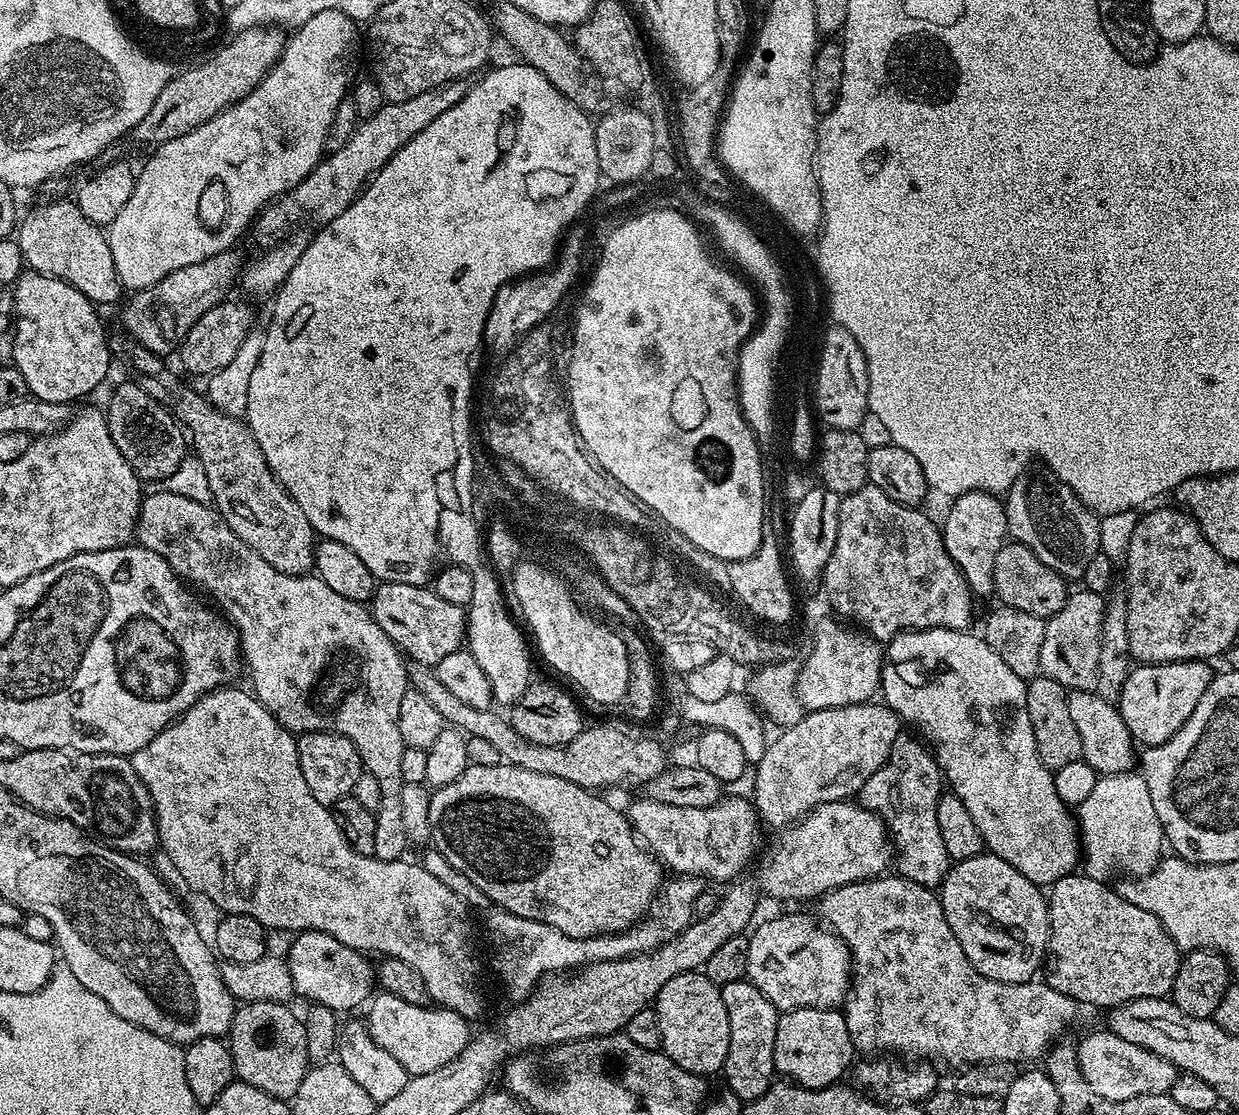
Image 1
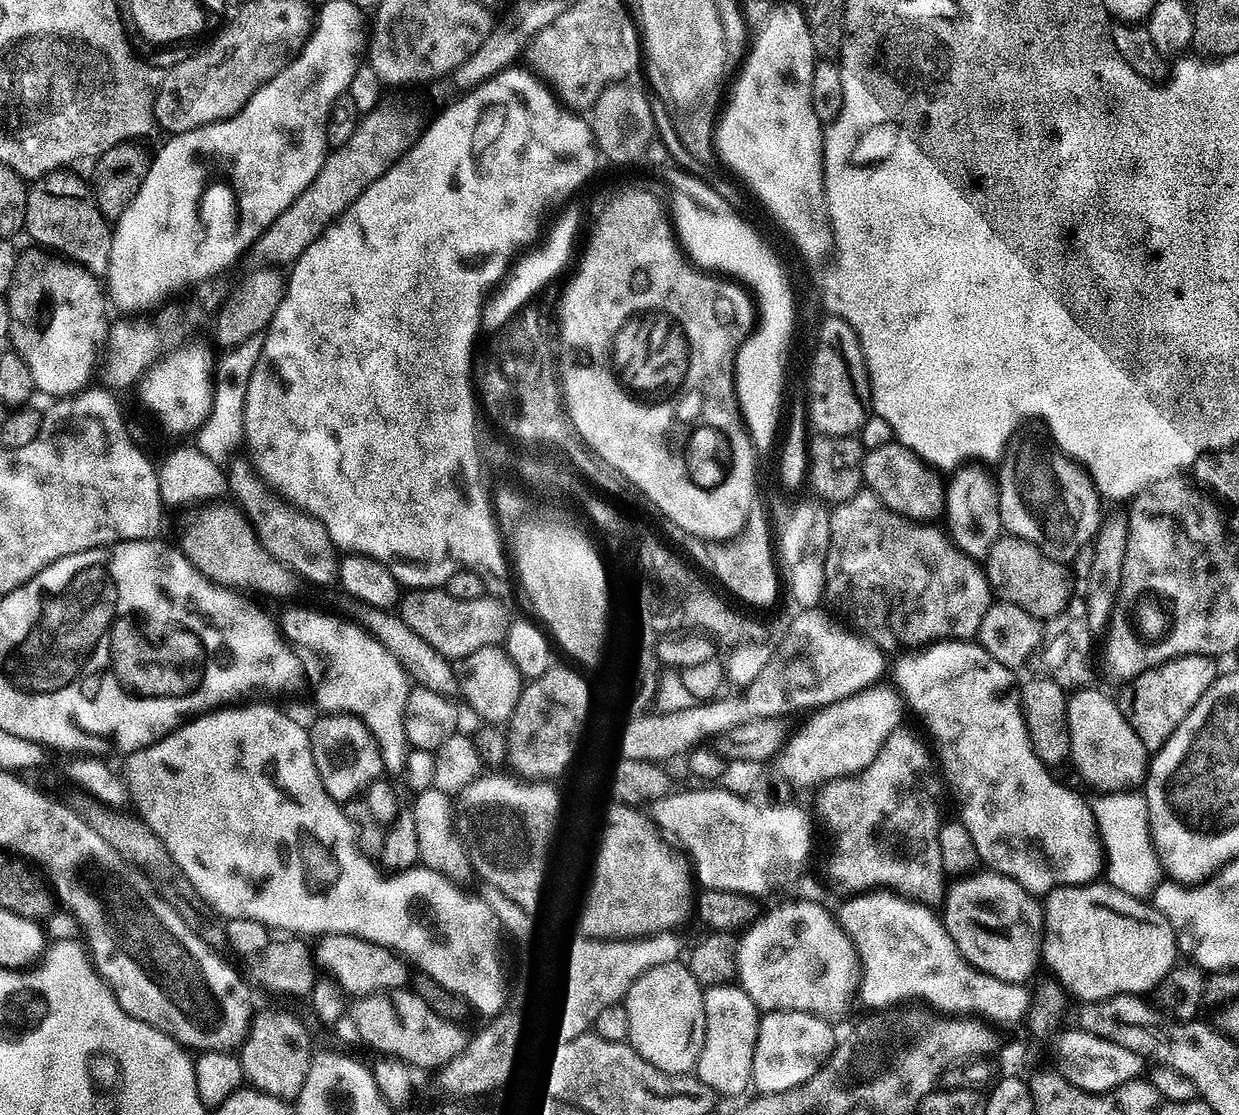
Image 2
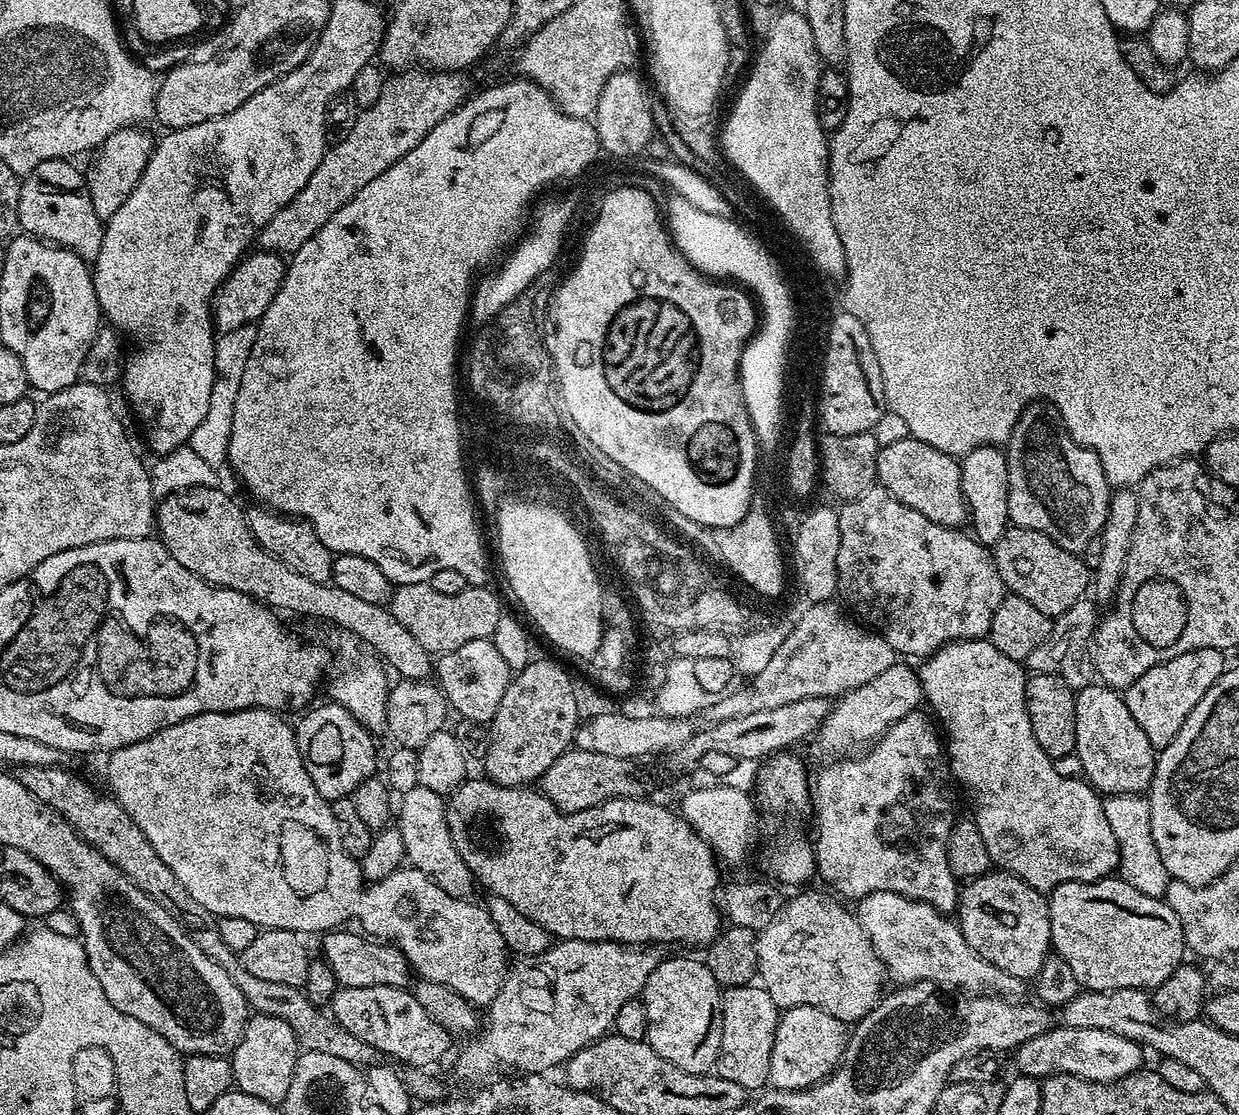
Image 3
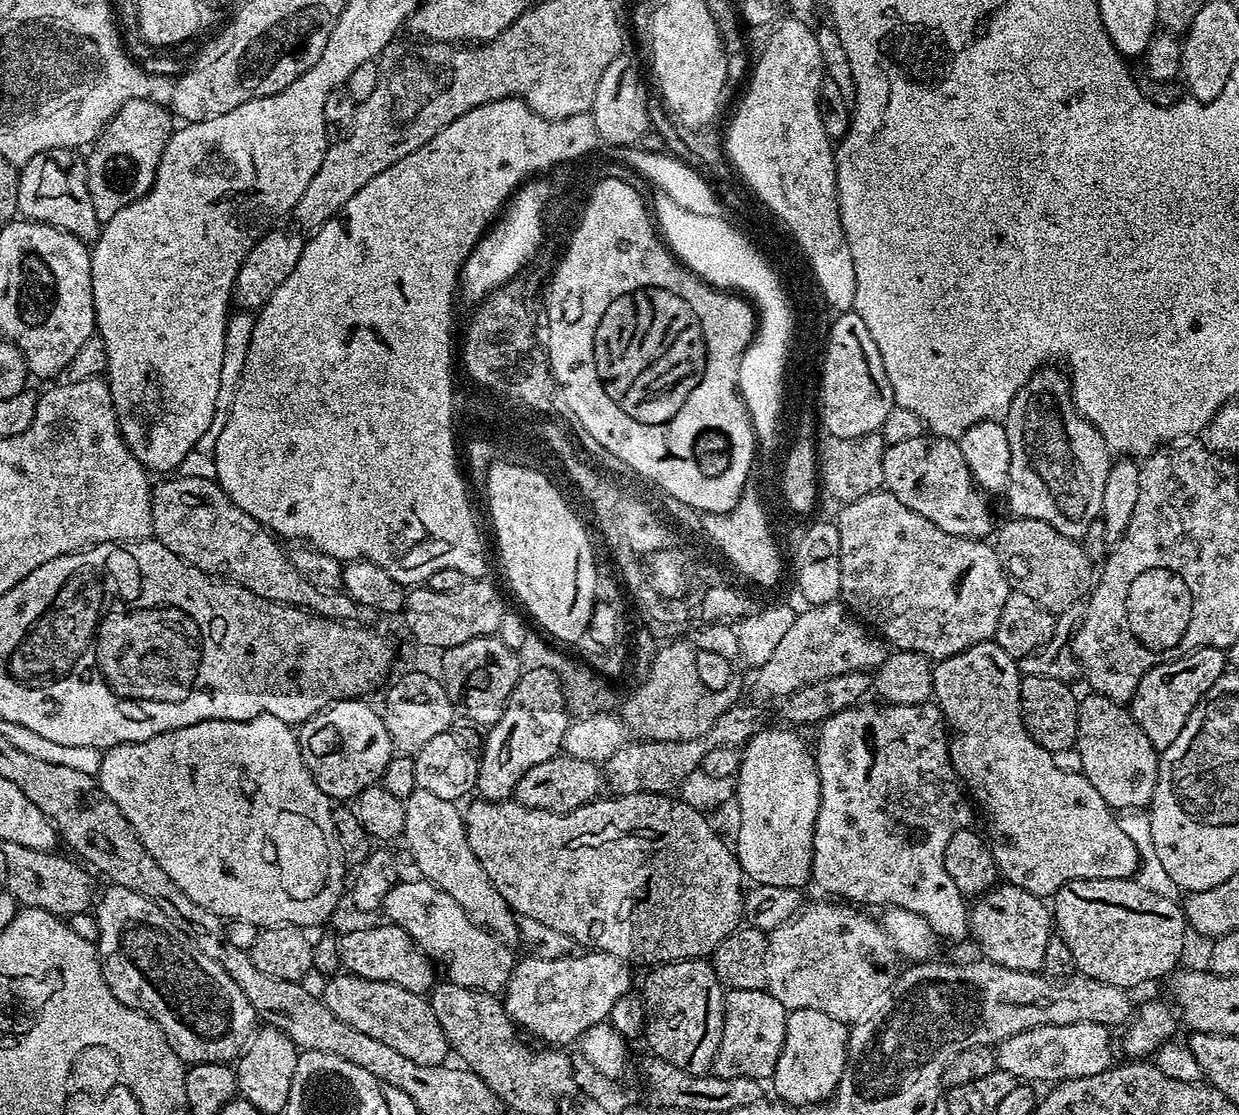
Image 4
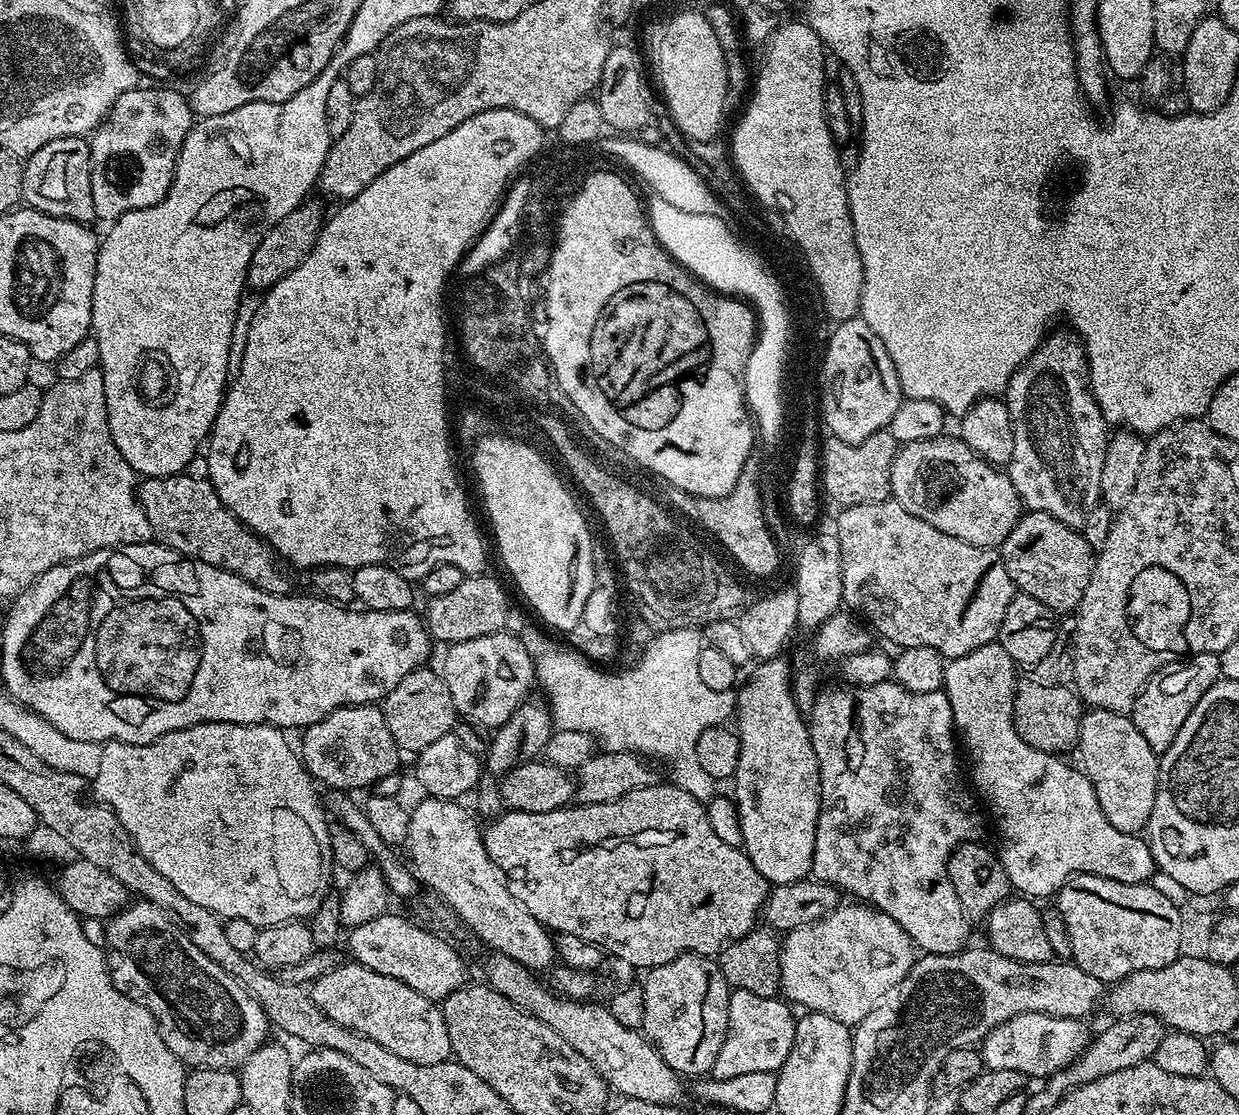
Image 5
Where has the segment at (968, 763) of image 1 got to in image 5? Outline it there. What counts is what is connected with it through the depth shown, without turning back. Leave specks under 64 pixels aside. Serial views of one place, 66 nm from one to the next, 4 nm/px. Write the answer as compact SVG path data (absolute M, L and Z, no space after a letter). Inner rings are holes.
M998 642L983 645L978 649L974 649L972 653L966 654L964 657L949 659L944 670L944 686L943 691L948 696L950 702L950 710L952 711L952 722L955 731L962 737L962 744L969 748L968 760L972 763L972 780L976 783L975 791L984 795L986 803L992 807L992 812L996 815L996 828L1000 831L1000 848L998 847L998 855L1000 864L1006 870L1008 875L1008 883L1013 889L1016 888L1021 897L1037 898L1036 896L1055 897L1063 884L1077 872L1085 872L1086 874L1094 874L1102 878L1110 878L1114 882L1126 882L1127 884L1146 884L1151 881L1152 877L1158 871L1156 859L1152 856L1152 851L1148 845L1147 839L1143 835L1133 834L1131 832L1123 832L1118 830L1118 826L1110 826L1110 818L1106 818L1106 814L1102 814L1102 806L1098 806L1098 798L1094 794L1094 786L1084 775L1079 767L1071 768L1067 764L1067 759L1061 758L1059 755L1043 752L1042 750L1034 750L1026 742L1022 742L1022 738L1018 738L1018 730L1014 730L1014 718L1012 717L1012 703L1016 697L1016 685L1018 683L1017 669L1012 663L1010 654L1006 654L1006 650L1002 650L1002 646Z

